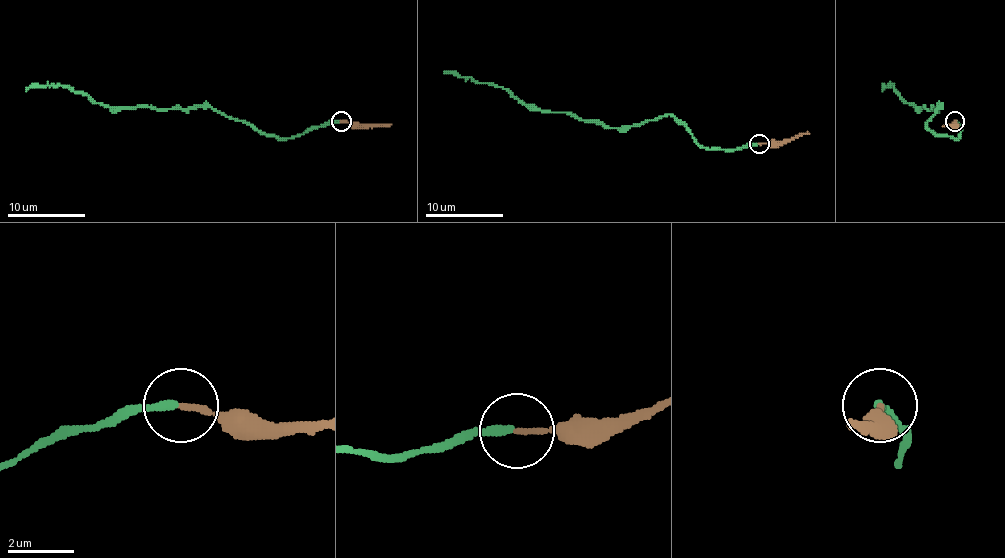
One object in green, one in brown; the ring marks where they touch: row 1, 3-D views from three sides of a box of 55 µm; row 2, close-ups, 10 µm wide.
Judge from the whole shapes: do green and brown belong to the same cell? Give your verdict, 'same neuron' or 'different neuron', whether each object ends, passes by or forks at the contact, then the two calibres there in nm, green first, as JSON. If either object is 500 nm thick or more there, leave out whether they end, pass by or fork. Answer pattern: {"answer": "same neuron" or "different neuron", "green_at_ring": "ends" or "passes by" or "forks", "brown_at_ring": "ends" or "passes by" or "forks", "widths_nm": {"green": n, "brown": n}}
{"answer": "same neuron", "green_at_ring": "ends", "brown_at_ring": "ends", "widths_nm": {"green": 240, "brown": 170}}

